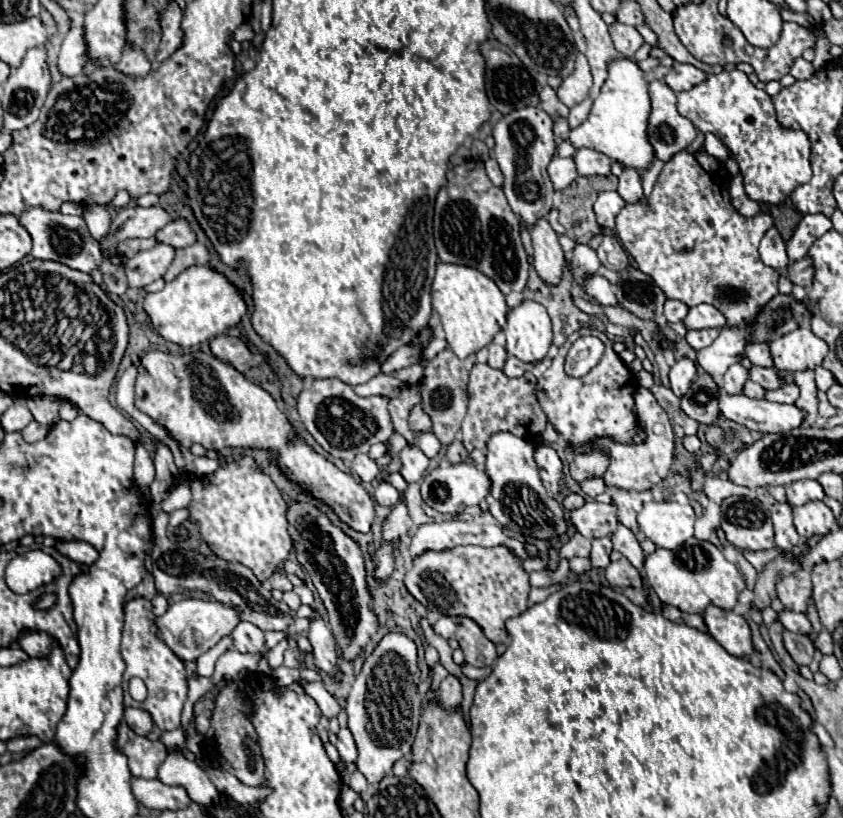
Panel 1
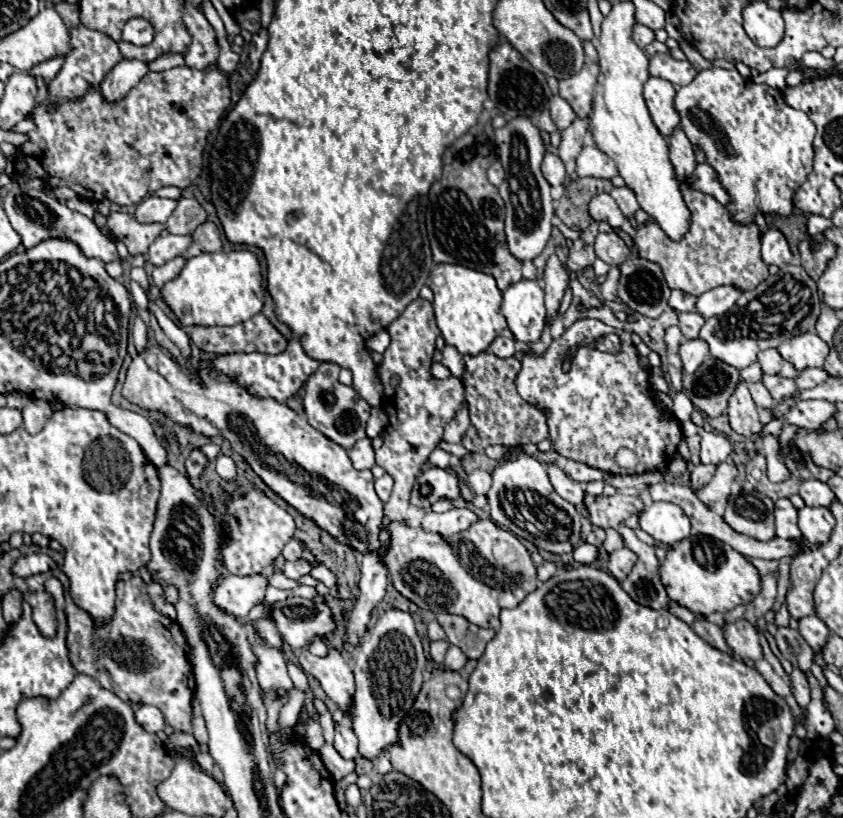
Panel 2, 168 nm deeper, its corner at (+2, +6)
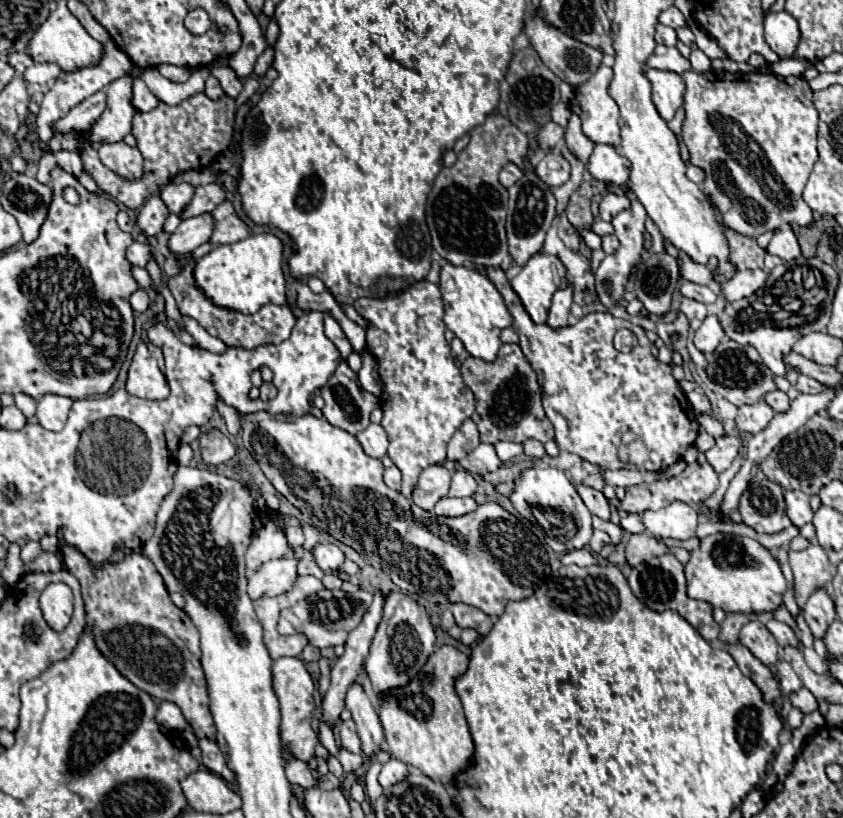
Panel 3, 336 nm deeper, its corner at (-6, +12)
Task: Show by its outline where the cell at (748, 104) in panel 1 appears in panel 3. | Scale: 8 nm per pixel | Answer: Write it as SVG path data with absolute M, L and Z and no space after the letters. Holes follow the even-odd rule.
M686 71L686 75L682 75L686 81L686 119L682 123L680 135L690 151L690 163L704 171L702 191L722 215L724 227L736 231L738 235L756 239L762 233L778 231L782 225L812 225L812 209L802 199L802 189L818 159L818 111L812 103L812 89L808 81L804 77L728 71L708 71L704 75L694 73L698 79L690 79L688 73L694 71Z

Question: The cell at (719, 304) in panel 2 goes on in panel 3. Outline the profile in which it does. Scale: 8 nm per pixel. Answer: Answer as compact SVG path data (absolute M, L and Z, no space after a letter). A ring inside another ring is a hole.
M754 269L754 271L738 271L732 281L728 281L726 285L718 287L718 295L722 295L726 301L736 301L736 299L744 299L750 297L756 289L760 289L766 279L768 279L768 271L766 269Z

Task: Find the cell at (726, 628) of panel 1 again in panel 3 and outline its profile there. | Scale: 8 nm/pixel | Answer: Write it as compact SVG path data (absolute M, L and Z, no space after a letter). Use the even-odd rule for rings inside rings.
M750 621L748 625L744 625L744 629L740 631L740 643L744 647L748 647L750 653L756 659L760 659L764 665L778 663L778 649L780 647L776 645L776 639L772 637L772 633L768 633L764 623Z

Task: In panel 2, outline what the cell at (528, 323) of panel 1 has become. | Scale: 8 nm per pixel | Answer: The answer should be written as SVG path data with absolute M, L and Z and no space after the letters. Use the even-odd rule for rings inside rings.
M538 281L514 283L504 291L500 313L508 321L508 329L520 343L534 343L540 339L546 325L544 291Z

